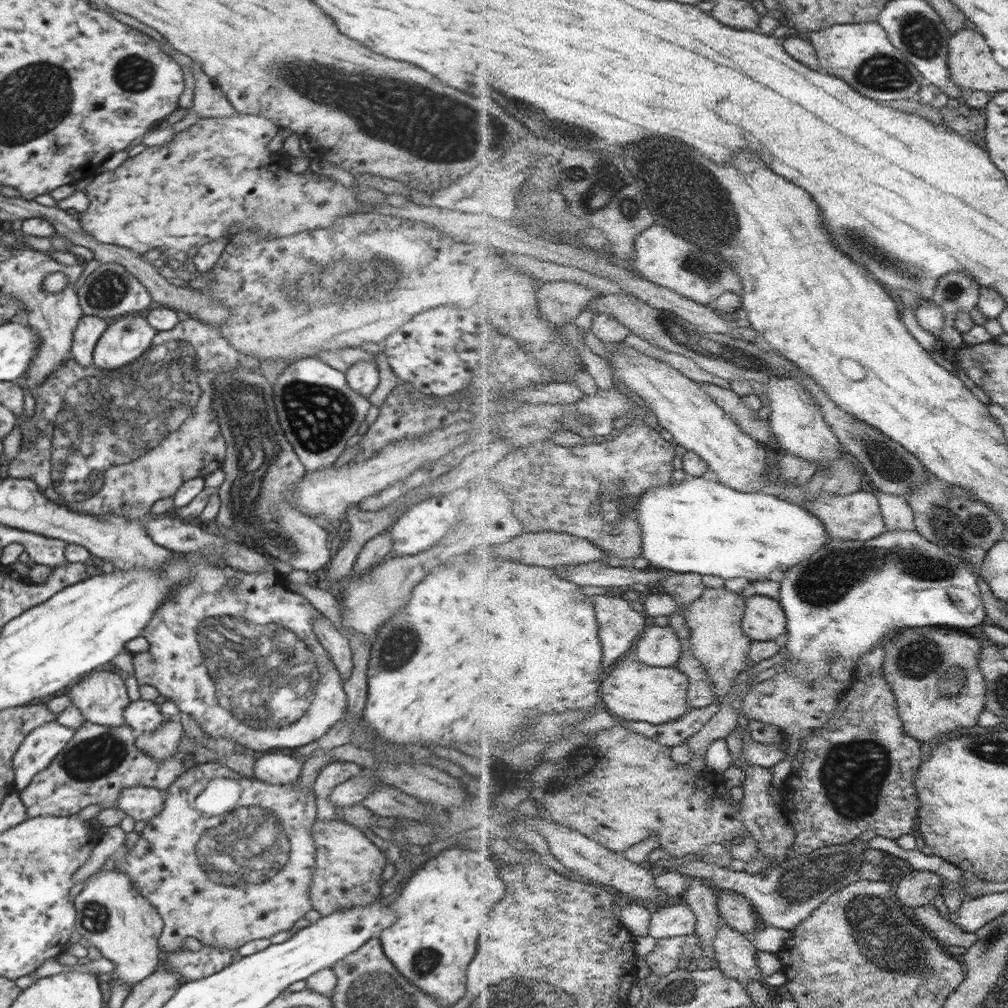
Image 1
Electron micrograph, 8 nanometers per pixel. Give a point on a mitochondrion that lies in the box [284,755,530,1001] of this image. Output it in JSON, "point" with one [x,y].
{"point":[418,968]}

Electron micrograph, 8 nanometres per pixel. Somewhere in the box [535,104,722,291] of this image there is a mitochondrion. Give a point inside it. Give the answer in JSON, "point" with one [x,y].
{"point":[607,186]}

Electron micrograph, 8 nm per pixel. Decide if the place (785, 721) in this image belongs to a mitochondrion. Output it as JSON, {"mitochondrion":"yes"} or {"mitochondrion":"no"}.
{"mitochondrion":"no"}

